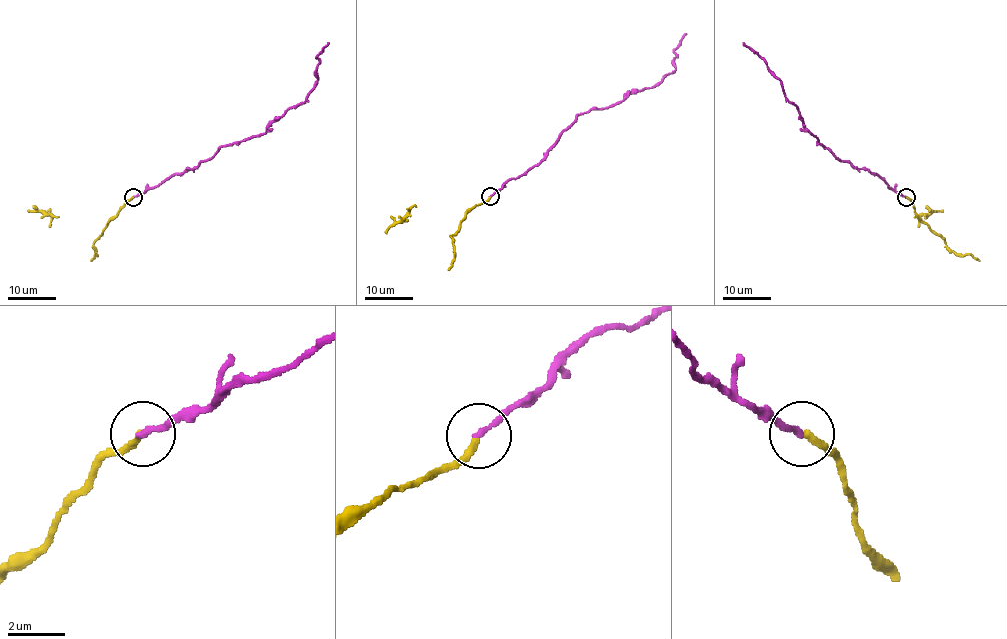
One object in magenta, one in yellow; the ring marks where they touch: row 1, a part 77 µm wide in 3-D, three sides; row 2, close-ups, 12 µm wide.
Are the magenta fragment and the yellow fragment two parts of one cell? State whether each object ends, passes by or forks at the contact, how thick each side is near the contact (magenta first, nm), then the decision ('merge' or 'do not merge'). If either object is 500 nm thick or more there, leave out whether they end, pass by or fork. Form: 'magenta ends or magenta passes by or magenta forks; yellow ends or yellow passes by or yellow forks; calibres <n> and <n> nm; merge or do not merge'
magenta ends; yellow ends; calibres 200 and 240 nm; merge

